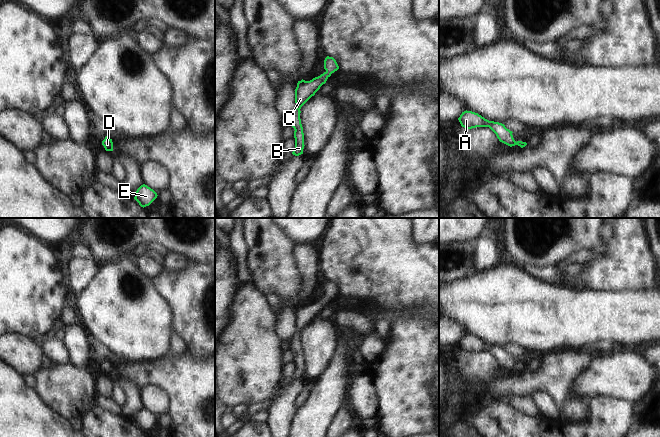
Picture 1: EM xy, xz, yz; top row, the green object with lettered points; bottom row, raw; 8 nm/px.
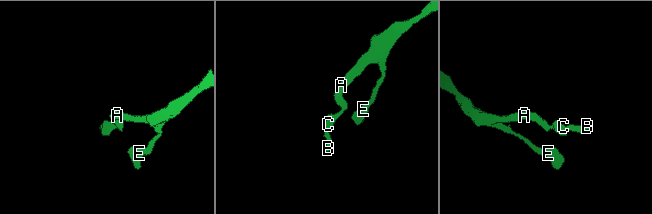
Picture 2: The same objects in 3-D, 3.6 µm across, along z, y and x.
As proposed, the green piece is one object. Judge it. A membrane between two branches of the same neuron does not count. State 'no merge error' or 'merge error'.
no merge error

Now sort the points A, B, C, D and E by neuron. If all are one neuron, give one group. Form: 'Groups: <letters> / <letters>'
Groups: A B C D E.

